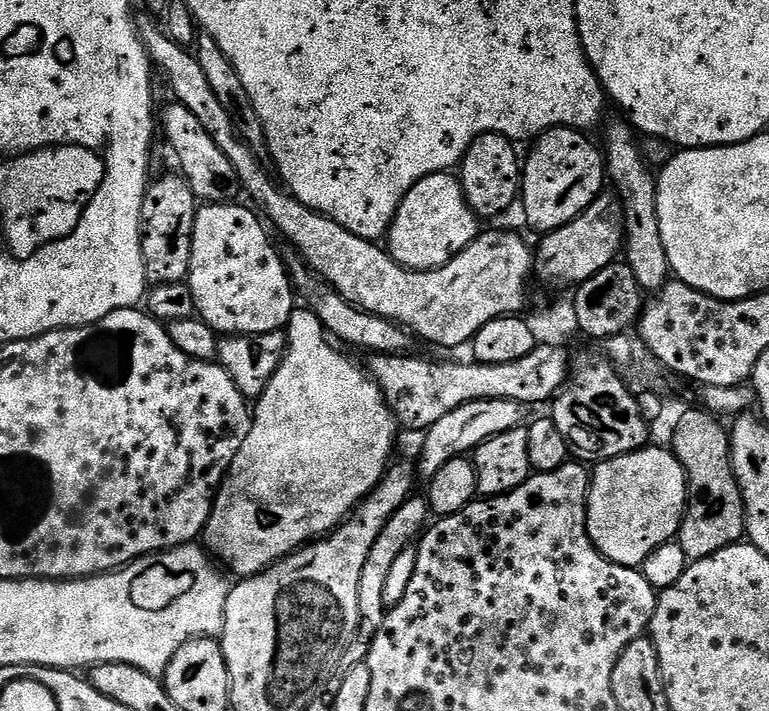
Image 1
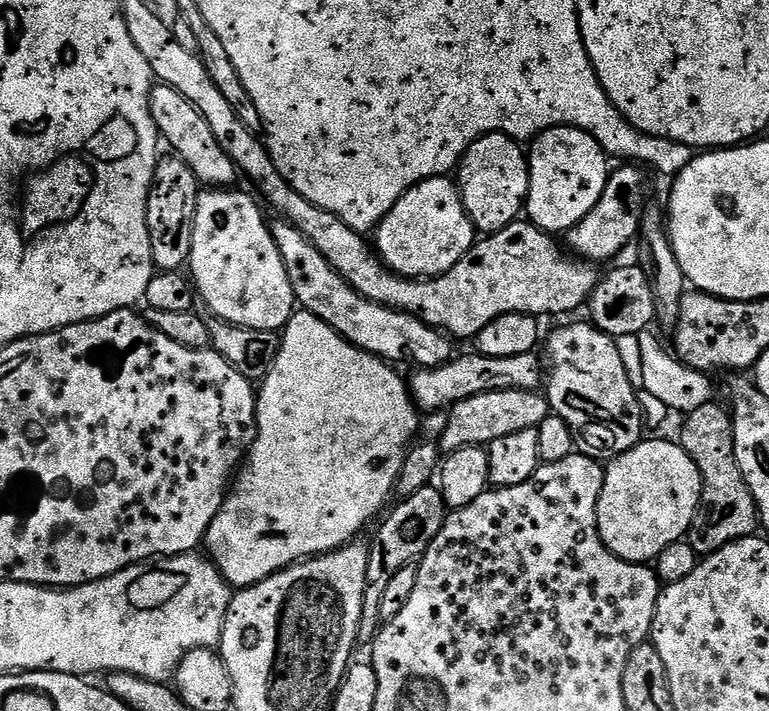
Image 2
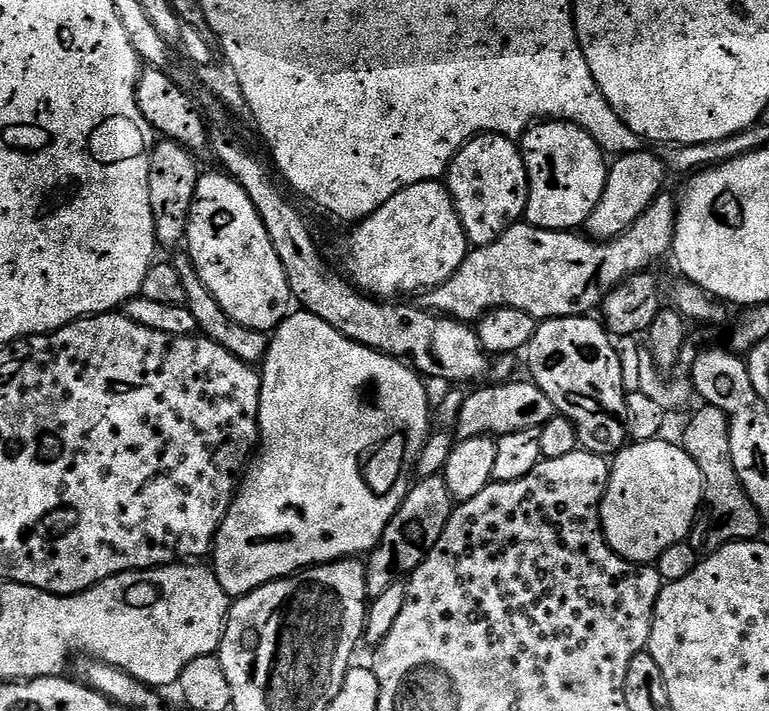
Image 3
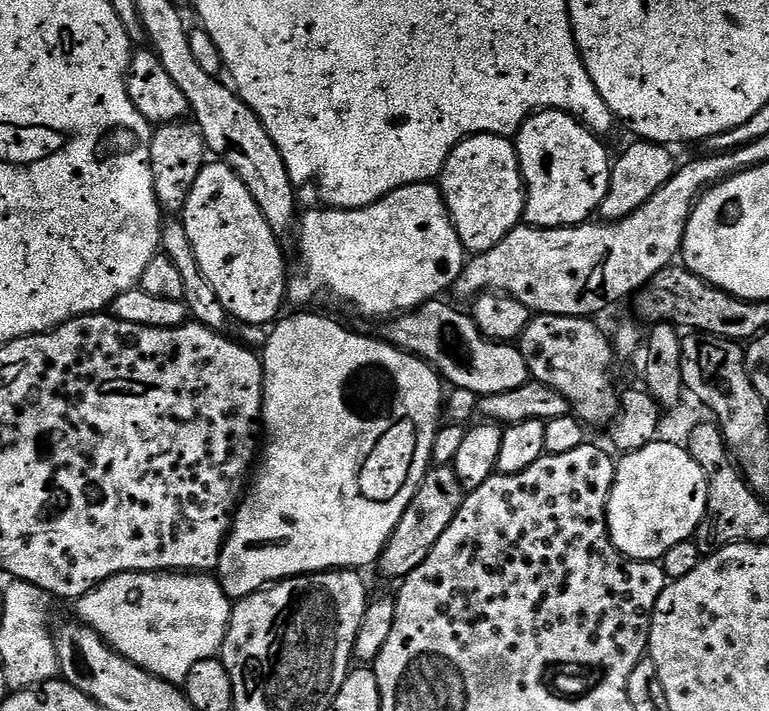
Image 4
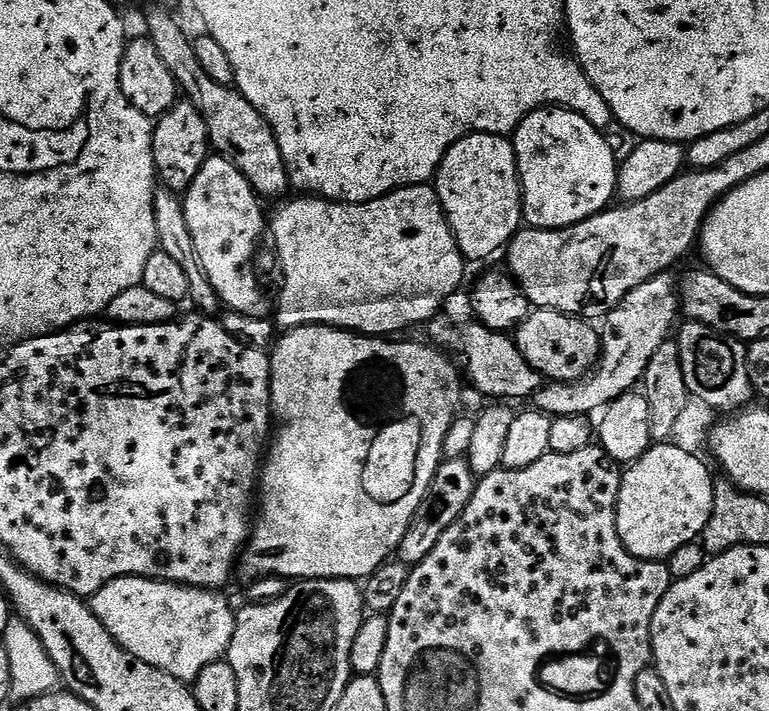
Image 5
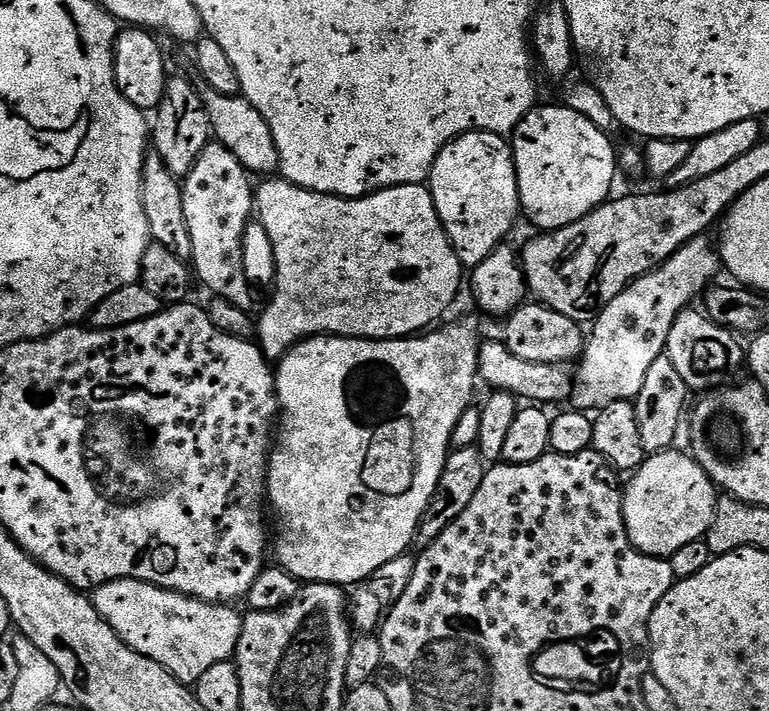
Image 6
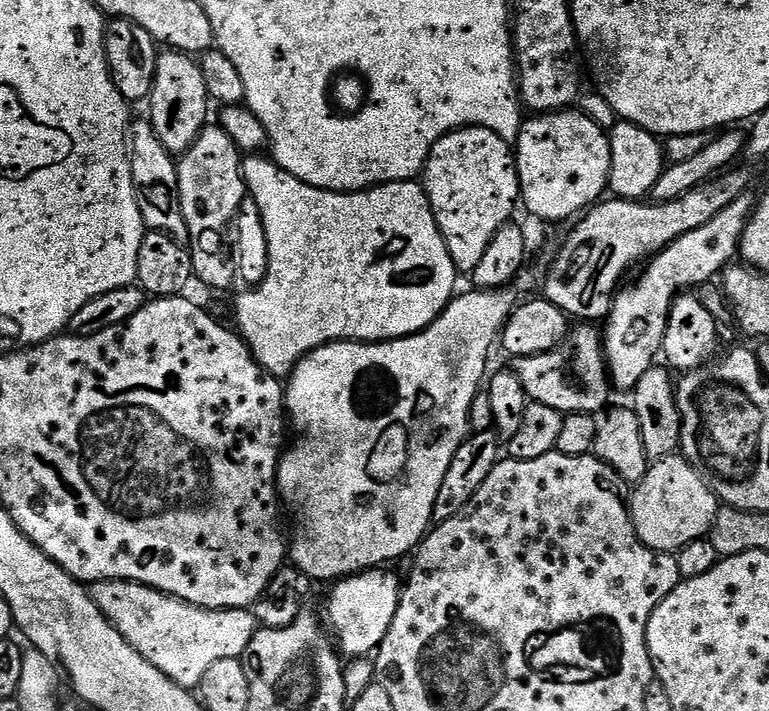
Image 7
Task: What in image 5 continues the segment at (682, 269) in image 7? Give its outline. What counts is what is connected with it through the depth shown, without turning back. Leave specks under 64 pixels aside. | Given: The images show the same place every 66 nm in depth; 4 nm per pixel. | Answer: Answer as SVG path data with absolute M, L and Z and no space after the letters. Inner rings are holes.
M661 274L642 286L630 290L617 308L611 308L603 317L600 334L600 358L596 367L579 380L571 382L548 382L530 397L535 411L550 417L588 416L607 408L611 400L633 391L643 381L646 366L654 350L668 339L668 331L678 316L678 280L672 274Z

